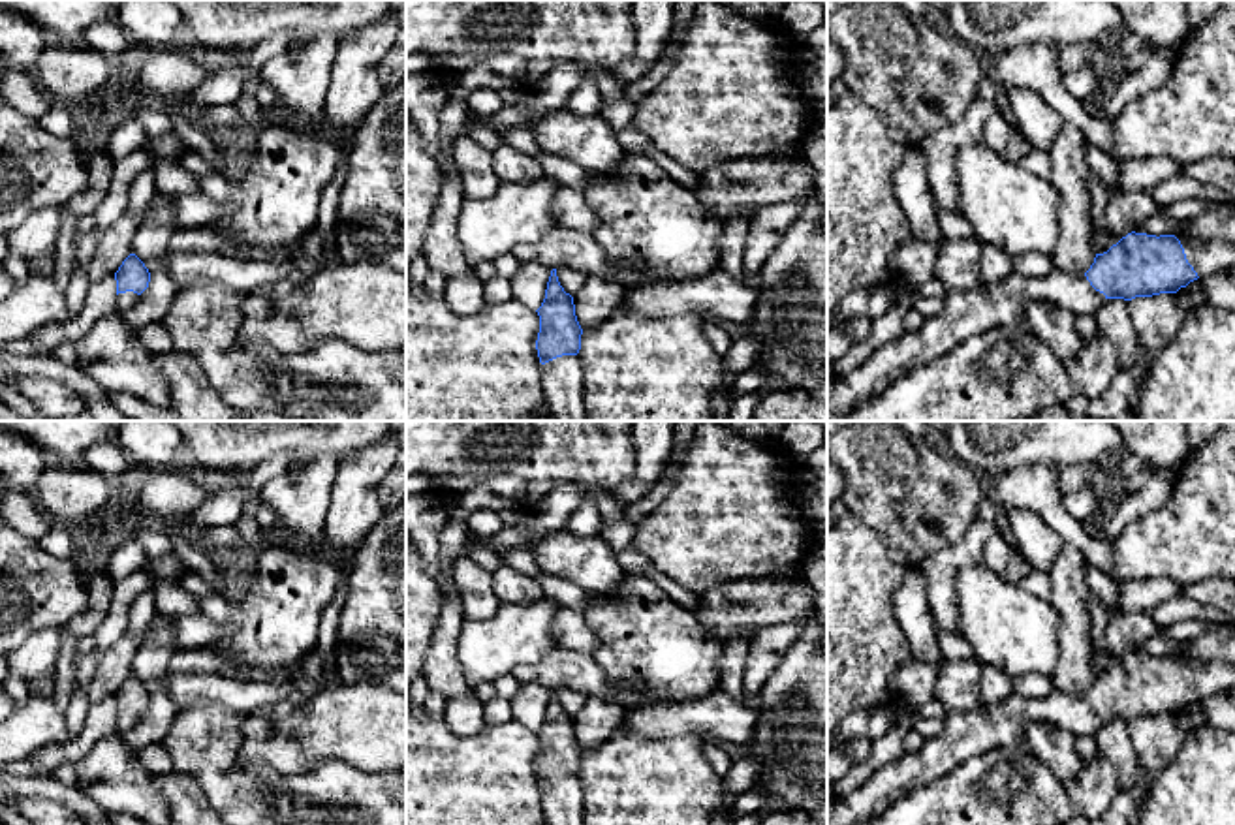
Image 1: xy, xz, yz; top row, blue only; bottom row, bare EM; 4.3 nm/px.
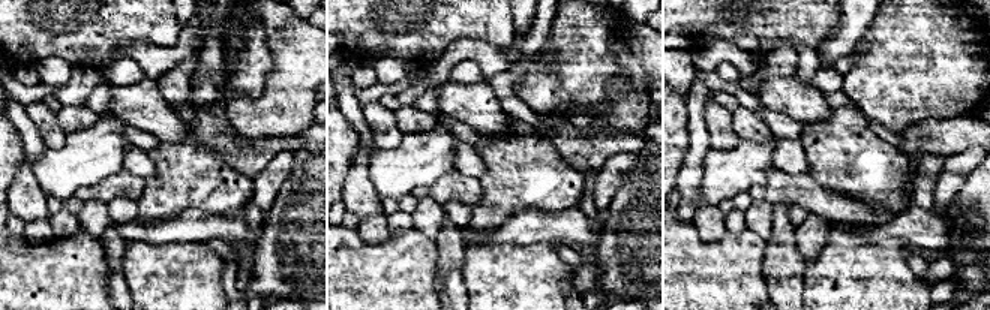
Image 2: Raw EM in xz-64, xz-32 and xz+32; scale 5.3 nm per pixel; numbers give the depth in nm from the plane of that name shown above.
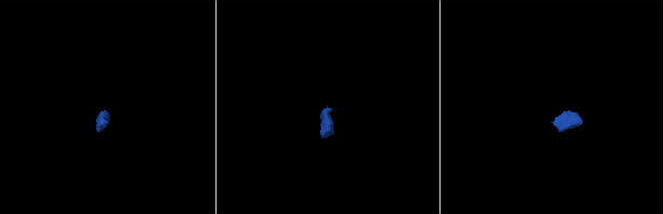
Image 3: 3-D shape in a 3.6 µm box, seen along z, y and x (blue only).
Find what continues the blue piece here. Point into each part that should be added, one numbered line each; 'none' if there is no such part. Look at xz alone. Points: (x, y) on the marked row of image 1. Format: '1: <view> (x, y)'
1: xz (561, 378)

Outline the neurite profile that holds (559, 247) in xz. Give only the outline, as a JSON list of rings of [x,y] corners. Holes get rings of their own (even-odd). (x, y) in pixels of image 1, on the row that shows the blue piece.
[[[558,226],[551,227],[534,244],[517,244],[511,256],[517,257],[519,263],[534,261],[551,271],[568,265],[583,271],[586,276],[615,278],[628,288],[658,280],[652,274],[611,261],[594,233]]]

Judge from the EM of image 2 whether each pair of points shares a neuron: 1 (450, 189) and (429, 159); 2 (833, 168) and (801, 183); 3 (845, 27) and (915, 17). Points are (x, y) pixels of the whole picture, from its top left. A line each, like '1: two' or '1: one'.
1: two
2: two
3: two

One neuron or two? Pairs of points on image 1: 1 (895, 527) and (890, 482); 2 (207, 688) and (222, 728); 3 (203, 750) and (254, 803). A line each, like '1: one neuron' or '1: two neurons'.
1: one neuron
2: two neurons
3: one neuron

